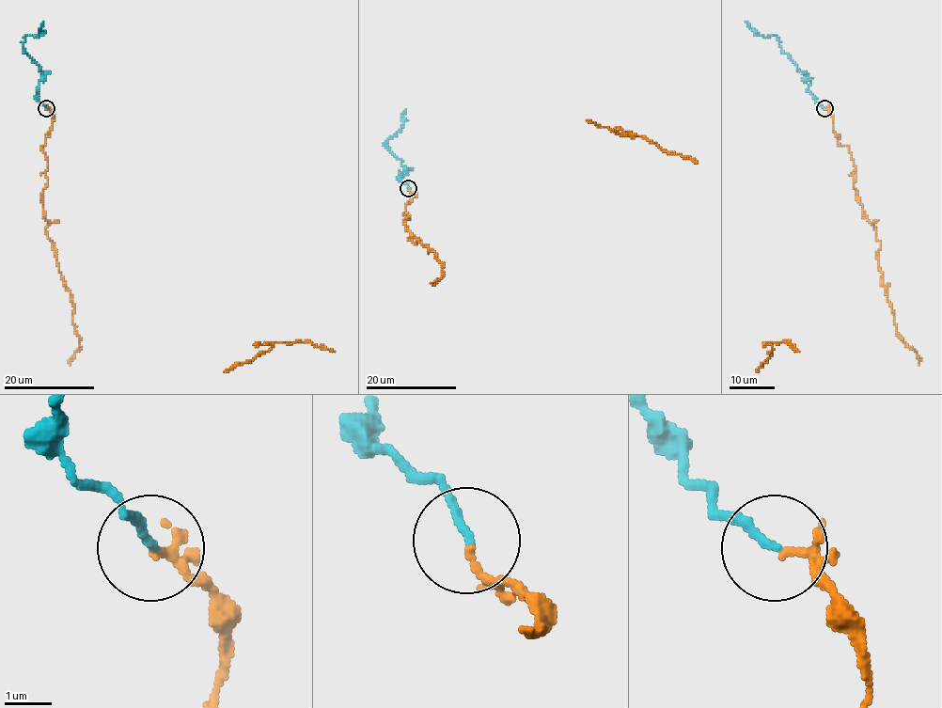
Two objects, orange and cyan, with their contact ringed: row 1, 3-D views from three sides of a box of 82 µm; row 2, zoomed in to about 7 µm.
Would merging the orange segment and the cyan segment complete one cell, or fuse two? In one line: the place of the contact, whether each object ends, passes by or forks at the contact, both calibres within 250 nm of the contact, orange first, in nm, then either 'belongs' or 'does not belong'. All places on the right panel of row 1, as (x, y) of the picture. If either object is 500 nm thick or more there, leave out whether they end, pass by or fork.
place (824, 108); orange passes by; cyan ends; calibres 130 and 170 nm; belongs

